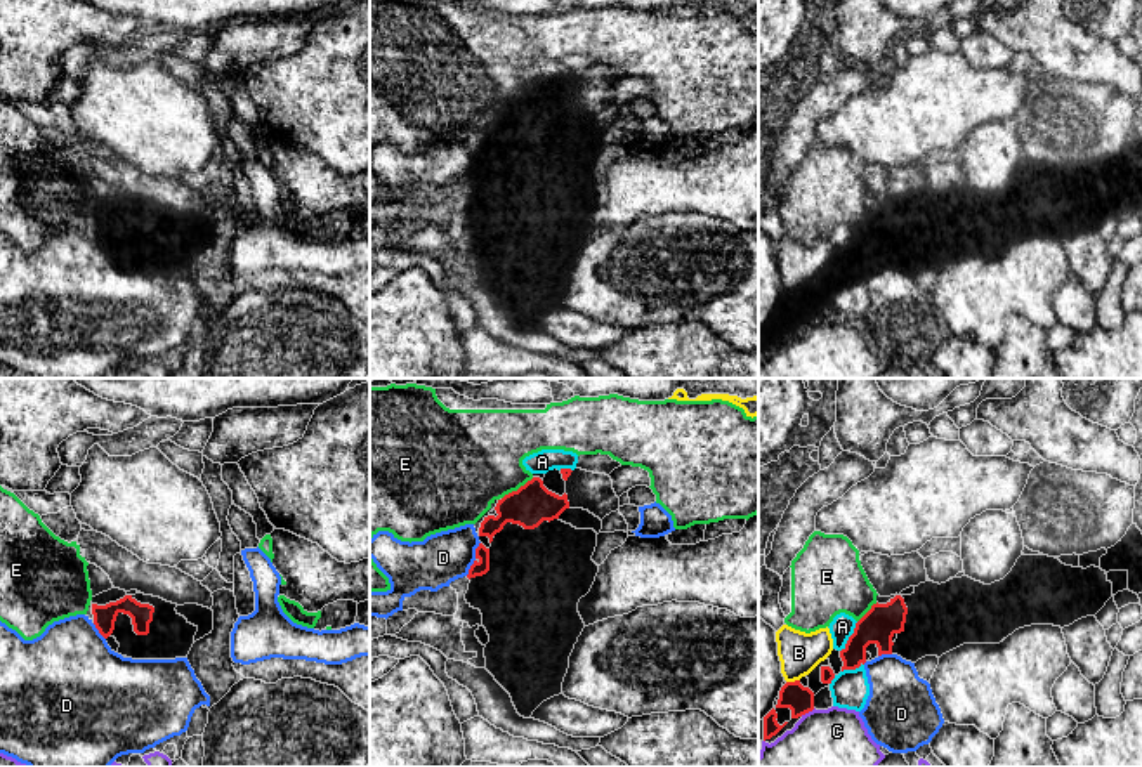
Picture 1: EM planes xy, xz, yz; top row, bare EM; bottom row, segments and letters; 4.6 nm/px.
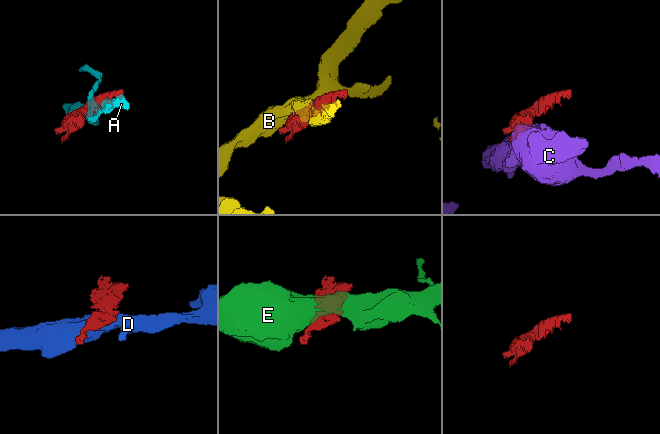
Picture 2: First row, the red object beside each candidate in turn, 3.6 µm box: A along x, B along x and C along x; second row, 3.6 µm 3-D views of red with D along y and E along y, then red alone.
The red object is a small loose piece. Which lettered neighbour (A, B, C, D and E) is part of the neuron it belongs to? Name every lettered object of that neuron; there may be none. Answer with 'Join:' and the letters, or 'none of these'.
Join: none of these

